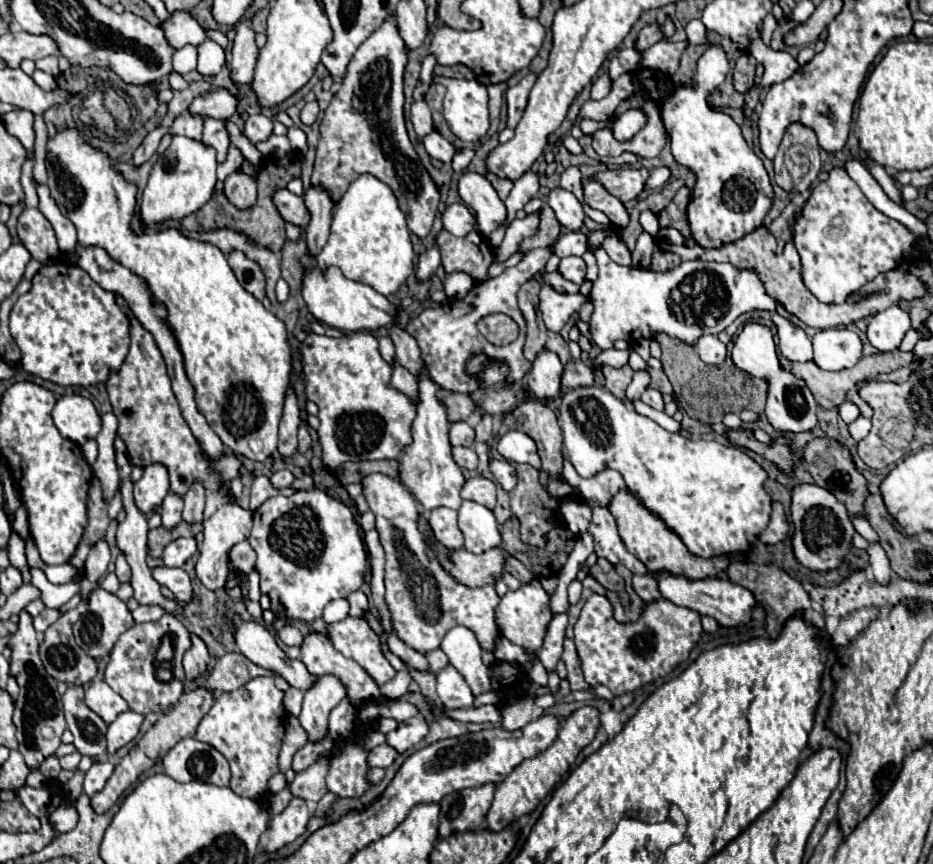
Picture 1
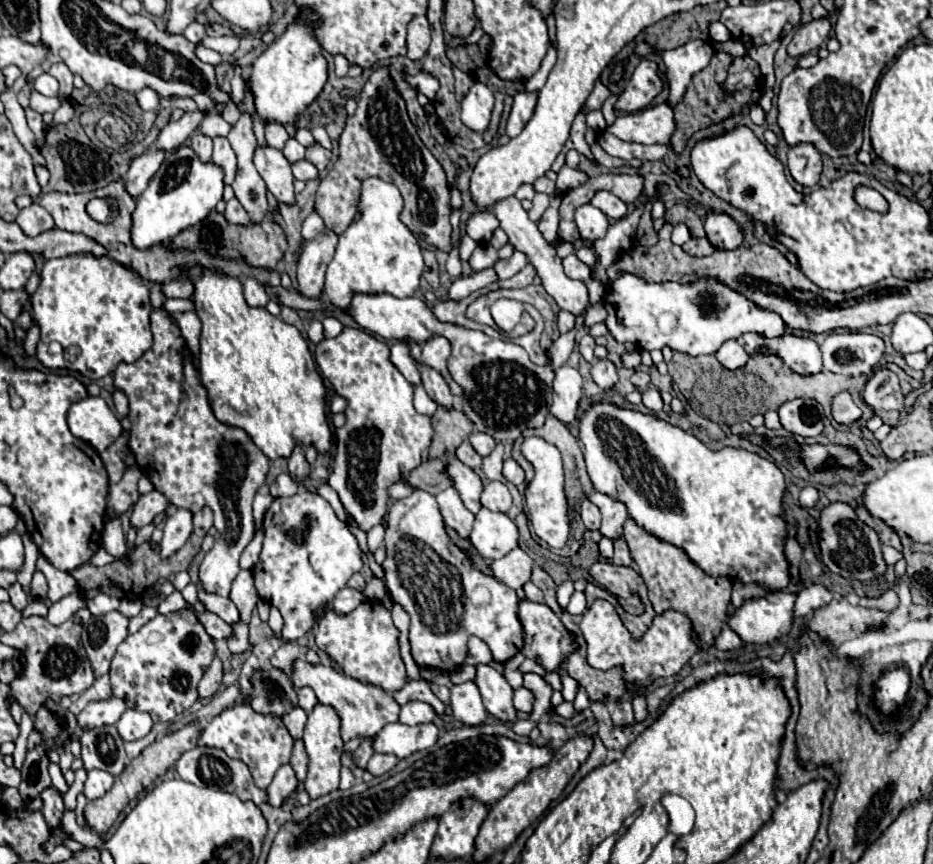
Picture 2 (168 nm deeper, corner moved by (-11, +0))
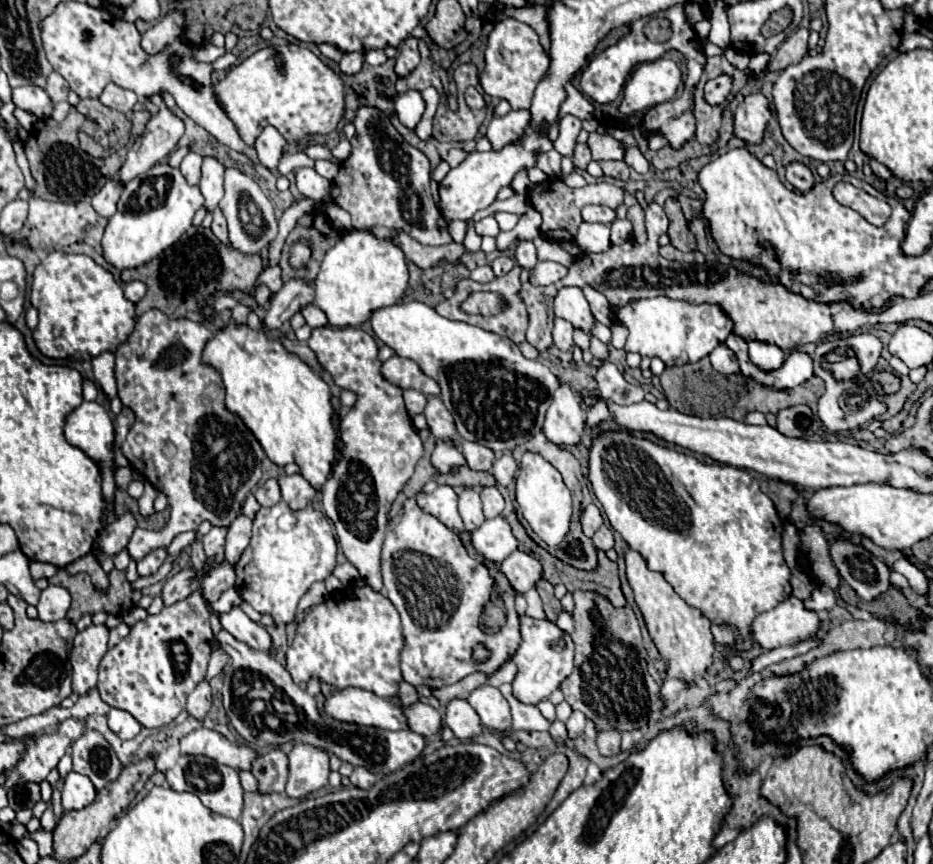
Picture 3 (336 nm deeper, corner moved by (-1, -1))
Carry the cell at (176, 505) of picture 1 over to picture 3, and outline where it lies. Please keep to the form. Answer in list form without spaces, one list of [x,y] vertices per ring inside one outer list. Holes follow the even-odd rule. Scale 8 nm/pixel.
[[[158,548],[158,550],[150,552],[144,560],[138,562],[138,574],[140,576],[152,576],[152,574],[156,574],[164,560],[166,560],[166,550],[164,548]]]

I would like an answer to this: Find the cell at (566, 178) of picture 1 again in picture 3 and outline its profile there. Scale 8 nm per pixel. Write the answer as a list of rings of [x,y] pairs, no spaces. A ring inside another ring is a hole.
[[[484,264],[484,266],[478,266],[478,268],[472,272],[472,276],[470,276],[470,278],[472,278],[472,280],[476,280],[476,282],[486,284],[486,282],[494,280],[494,272],[492,272],[492,268],[490,268],[488,264]]]

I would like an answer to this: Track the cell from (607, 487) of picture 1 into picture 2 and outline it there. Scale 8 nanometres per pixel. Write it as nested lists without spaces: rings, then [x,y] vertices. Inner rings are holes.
[[[592,489],[586,495],[602,513],[602,527],[599,531],[608,539],[616,539],[622,535],[622,523],[628,517],[628,511],[624,507],[624,503],[620,503],[618,499],[612,499],[610,495],[604,495],[596,489]]]

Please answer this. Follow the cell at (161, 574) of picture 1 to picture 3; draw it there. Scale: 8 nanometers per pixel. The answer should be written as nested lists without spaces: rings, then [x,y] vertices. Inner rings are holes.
[[[238,606],[226,614],[220,614],[222,628],[228,630],[236,640],[242,640],[248,648],[258,652],[272,652],[272,638],[262,624],[252,622]]]

